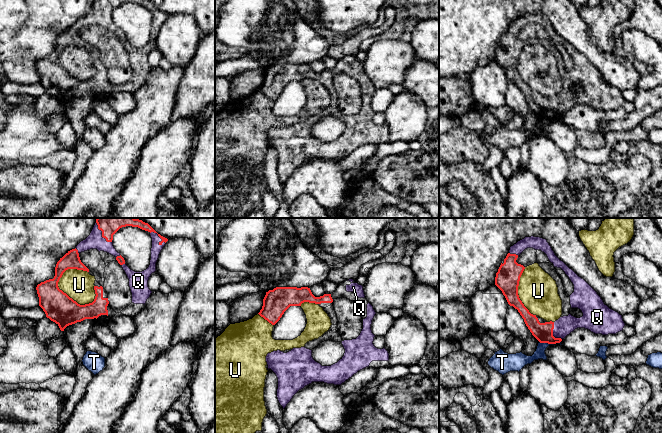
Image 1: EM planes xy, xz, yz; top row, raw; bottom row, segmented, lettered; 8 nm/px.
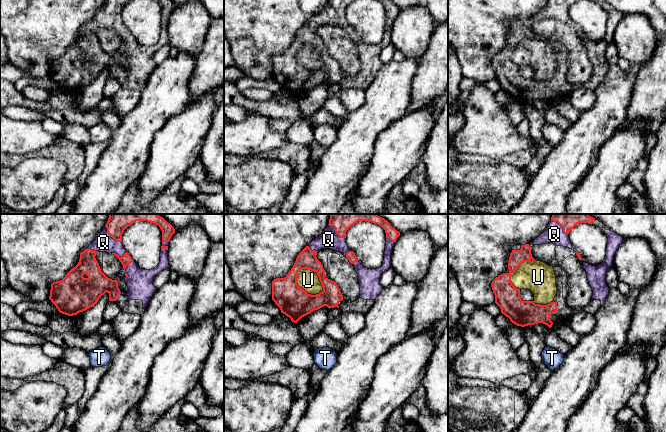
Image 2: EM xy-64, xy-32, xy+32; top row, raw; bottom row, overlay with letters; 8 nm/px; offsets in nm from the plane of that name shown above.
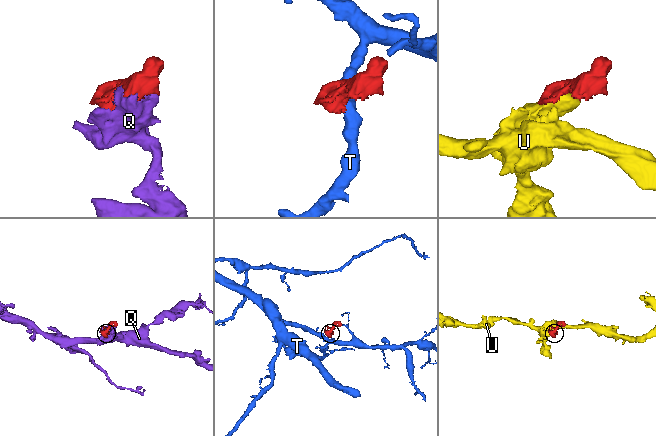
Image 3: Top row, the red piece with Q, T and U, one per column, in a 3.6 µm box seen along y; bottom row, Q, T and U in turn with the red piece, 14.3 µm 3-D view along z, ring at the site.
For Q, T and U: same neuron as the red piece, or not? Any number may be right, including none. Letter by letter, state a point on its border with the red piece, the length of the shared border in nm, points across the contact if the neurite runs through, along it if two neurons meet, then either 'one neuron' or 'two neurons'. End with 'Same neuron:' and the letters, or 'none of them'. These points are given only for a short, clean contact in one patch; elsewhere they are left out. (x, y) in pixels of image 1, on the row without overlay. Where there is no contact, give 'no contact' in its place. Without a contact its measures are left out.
Q: meets red in xy at (158, 11); contact 160 nm long; one neuron
T: meets red in yz at (546, 118); contact 120 nm long; border along yz (539, 117), (553, 120); two neurons
U: meets red in xy at (68, 72); contact 340 nm long; two neurons
Same neuron: Q

